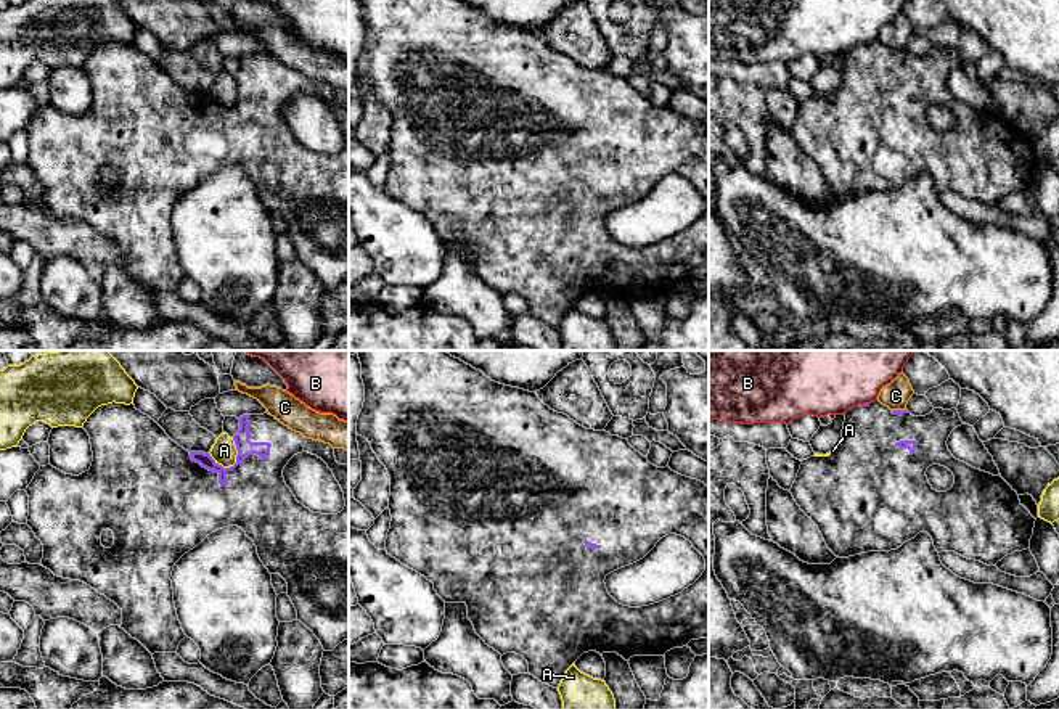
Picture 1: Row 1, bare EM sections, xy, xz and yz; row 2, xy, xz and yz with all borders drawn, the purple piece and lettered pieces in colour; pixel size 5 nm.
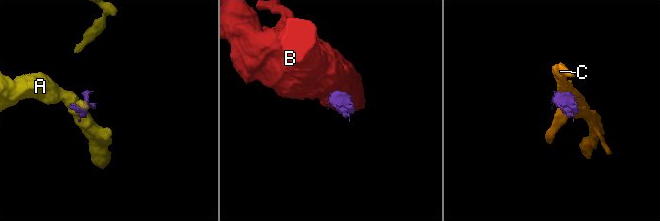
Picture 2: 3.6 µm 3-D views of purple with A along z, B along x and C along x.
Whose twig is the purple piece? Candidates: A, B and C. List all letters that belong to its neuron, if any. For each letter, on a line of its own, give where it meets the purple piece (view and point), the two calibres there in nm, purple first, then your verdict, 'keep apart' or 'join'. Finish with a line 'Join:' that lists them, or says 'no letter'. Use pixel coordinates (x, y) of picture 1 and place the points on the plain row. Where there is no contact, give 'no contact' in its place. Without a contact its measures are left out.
A: xy (237, 95) | 90/120 nm | keep apart
B: yz (865, 44) | 20/280 nm | keep apart
C: yz (899, 50) | 30/140 nm | keep apart
Join: no letter

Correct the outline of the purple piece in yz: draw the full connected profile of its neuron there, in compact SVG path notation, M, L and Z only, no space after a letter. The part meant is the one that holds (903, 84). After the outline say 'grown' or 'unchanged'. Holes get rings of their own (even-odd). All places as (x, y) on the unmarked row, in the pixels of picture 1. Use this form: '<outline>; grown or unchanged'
M874 40L871 43L858 45L852 50L848 50L844 61L842 69L842 82L840 85L829 95L829 96L810 96L802 101L800 109L797 113L797 117L792 124L791 133L800 150L818 166L828 188L839 198L848 198L868 191L890 191L900 188L905 182L914 178L919 172L927 172L932 180L934 186L938 193L942 191L955 191L967 199L980 201L987 206L995 206L998 201L1001 201L1004 196L1022 191L1030 188L1030 178L1033 175L1035 167L1035 158L1030 154L1030 151L1020 143L1017 132L1001 117L993 116L990 113L975 109L969 106L964 101L956 100L951 92L948 90L947 80L951 74L951 71L961 64L966 64L961 61L959 53L956 48L943 50L943 48L934 48L926 56L913 56L908 50L890 50L889 47L882 45L879 40ZM932 105L940 105L948 108L955 116L955 124L947 132L937 132L932 129L932 125L927 121L926 111Z; grown

